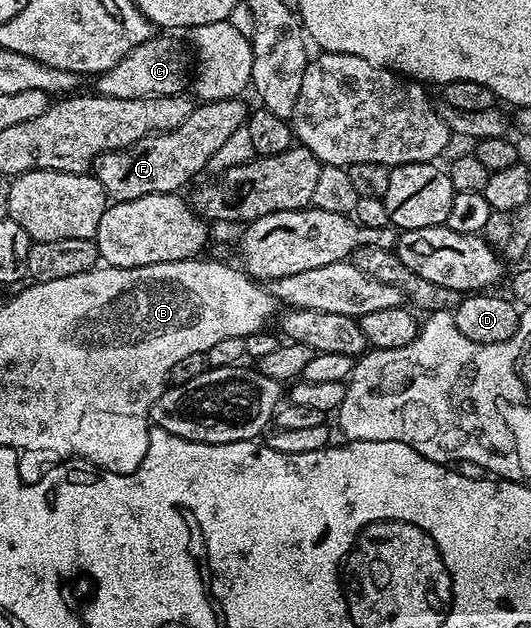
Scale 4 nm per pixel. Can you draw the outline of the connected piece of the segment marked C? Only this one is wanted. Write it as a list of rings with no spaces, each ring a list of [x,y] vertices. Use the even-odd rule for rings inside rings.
[[[154,35],[142,47],[134,47],[110,71],[95,78],[95,92],[102,97],[114,99],[162,99],[170,95],[185,92],[190,85],[190,74],[193,62],[190,60],[190,49],[176,35]]]

